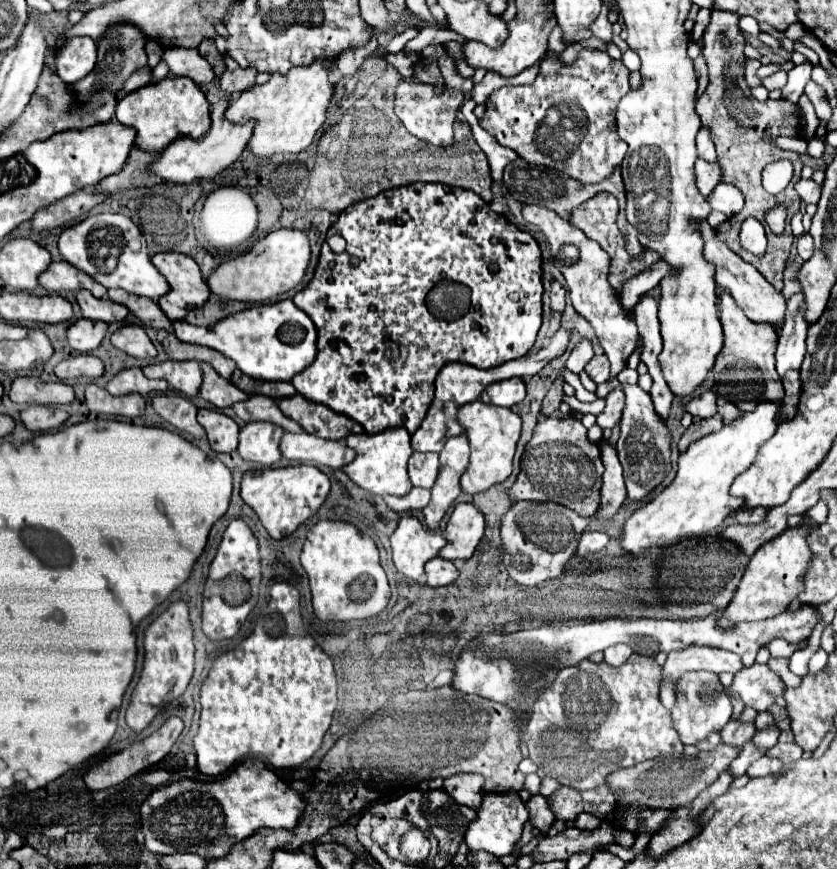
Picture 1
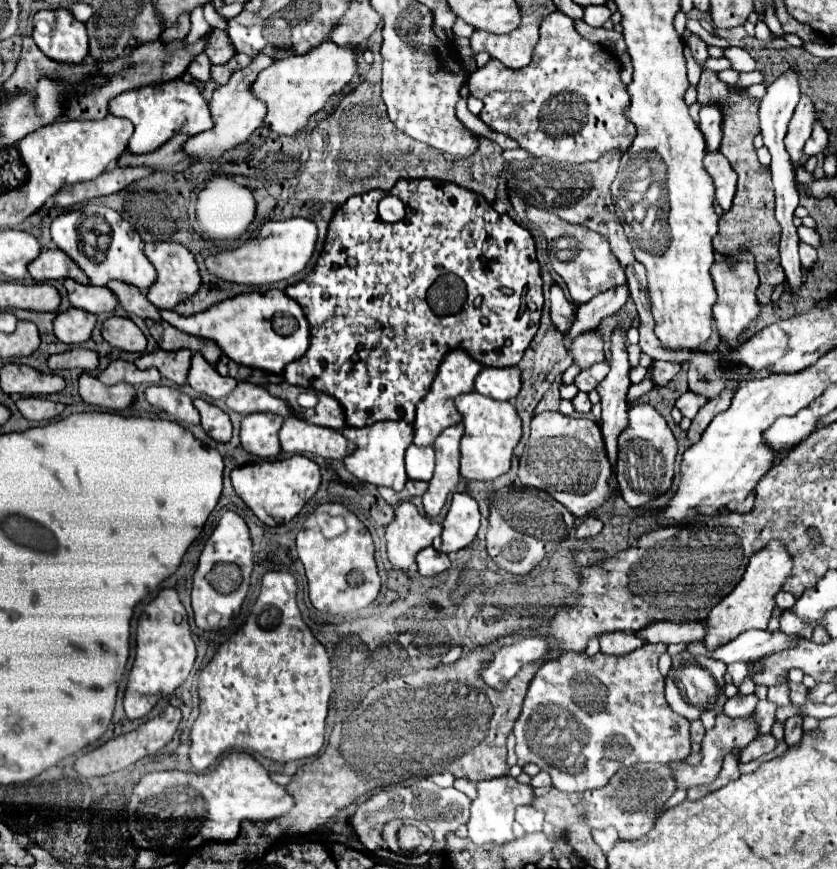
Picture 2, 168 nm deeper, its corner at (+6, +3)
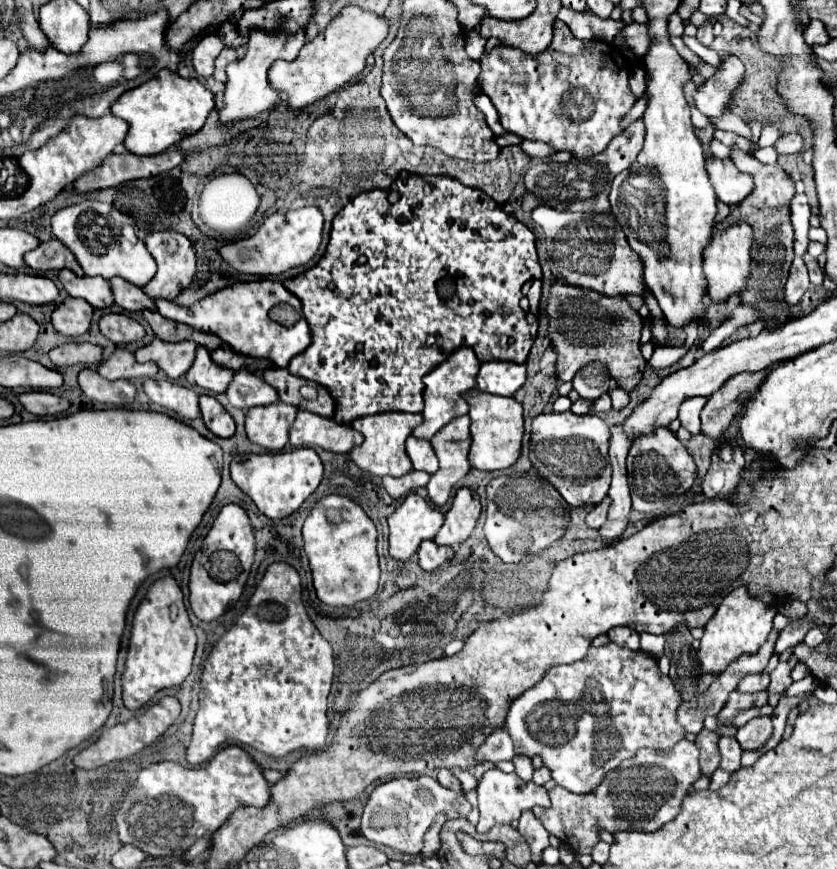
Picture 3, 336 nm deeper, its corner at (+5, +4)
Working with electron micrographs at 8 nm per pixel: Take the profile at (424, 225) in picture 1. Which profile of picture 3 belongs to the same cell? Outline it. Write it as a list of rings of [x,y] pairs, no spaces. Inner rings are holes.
[[[403,171],[397,181],[389,187],[387,191],[373,189],[369,193],[361,193],[355,199],[351,199],[333,219],[333,229],[331,229],[331,241],[327,245],[325,255],[319,259],[319,263],[283,283],[291,293],[299,297],[303,303],[303,313],[305,319],[311,327],[313,341],[311,345],[299,353],[297,357],[291,359],[289,371],[293,375],[299,375],[307,381],[315,381],[333,395],[337,409],[335,409],[335,421],[337,423],[351,423],[353,419],[367,417],[367,415],[377,415],[385,411],[401,411],[401,413],[421,413],[423,411],[423,377],[443,363],[451,351],[459,347],[471,347],[475,355],[481,361],[513,361],[513,363],[525,363],[529,349],[535,341],[537,329],[539,329],[539,301],[541,301],[541,265],[537,259],[535,251],[535,237],[533,233],[519,223],[513,215],[507,215],[487,193],[465,187],[457,179],[451,177],[421,177]],[[389,195],[401,195],[395,203],[389,201]],[[365,259],[365,263],[361,263]],[[333,263],[333,265],[331,265]],[[351,291],[351,295],[347,295]],[[511,295],[517,295],[517,301],[511,303]],[[521,297],[529,299],[529,309],[523,311],[519,301]]]

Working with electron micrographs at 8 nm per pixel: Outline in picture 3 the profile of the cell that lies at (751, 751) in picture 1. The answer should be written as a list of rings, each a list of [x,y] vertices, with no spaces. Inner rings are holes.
[[[779,663],[775,667],[775,671],[771,673],[771,683],[767,687],[767,693],[769,695],[787,695],[789,685],[793,683],[793,679],[791,679],[789,673],[791,673],[789,663]]]

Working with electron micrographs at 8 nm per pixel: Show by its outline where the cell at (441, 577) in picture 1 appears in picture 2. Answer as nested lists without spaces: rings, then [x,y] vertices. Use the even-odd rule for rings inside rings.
[[[432,546],[430,548],[424,548],[420,550],[418,558],[416,558],[416,564],[418,564],[418,572],[422,576],[434,576],[434,574],[440,574],[444,572],[448,566],[451,566],[450,558],[442,552],[436,552]]]

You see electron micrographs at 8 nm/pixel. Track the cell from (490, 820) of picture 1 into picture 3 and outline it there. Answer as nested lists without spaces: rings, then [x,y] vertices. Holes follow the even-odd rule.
[[[491,769],[483,773],[479,787],[477,787],[477,799],[479,799],[479,823],[477,833],[487,833],[495,825],[509,825],[519,819],[521,811],[533,809],[535,805],[549,807],[549,795],[547,789],[537,787],[531,781],[519,779],[515,773],[503,773],[501,769]]]

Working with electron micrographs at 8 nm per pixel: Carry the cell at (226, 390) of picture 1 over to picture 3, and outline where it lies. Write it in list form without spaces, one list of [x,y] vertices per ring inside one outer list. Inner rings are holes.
[[[197,347],[195,363],[187,371],[187,381],[191,385],[195,383],[195,385],[205,387],[205,389],[209,389],[213,393],[225,393],[231,379],[233,379],[233,371],[213,363],[209,351],[205,347]]]

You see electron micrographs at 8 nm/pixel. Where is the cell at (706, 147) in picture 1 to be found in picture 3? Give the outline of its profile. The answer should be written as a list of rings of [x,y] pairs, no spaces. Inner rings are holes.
[[[727,57],[719,65],[719,73],[705,81],[695,93],[697,109],[707,117],[721,117],[729,113],[735,91],[745,81],[745,65],[737,57]]]

